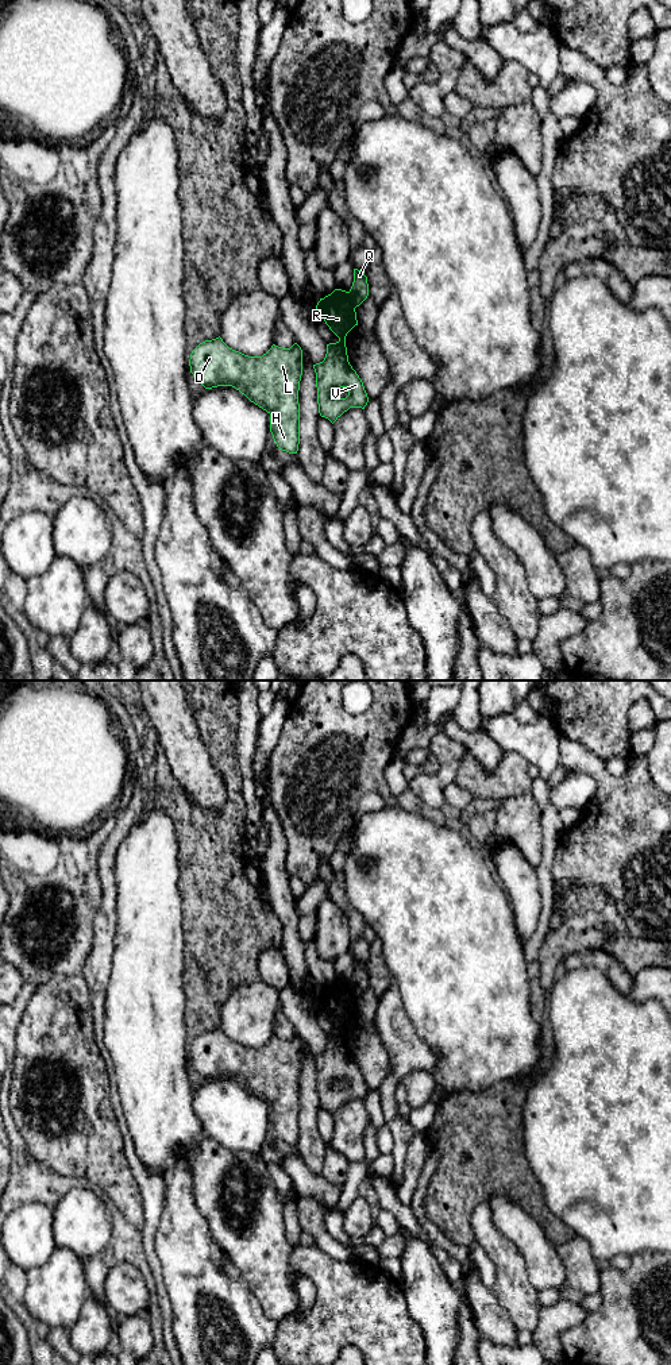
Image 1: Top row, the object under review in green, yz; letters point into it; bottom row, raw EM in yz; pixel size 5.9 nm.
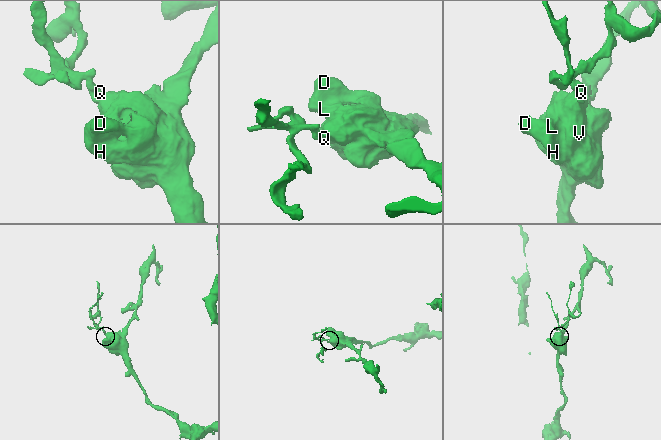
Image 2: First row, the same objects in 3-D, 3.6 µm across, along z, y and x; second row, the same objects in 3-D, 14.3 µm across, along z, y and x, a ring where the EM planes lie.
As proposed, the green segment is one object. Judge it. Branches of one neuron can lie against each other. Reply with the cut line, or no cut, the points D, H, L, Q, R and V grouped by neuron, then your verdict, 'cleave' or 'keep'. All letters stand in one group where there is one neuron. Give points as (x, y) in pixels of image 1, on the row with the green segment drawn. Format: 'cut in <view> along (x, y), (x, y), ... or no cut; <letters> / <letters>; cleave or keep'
cut in yz along (347, 292), (355, 307); D H L R V / Q; cleave

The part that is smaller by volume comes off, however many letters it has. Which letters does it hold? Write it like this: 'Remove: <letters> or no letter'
Remove: Q

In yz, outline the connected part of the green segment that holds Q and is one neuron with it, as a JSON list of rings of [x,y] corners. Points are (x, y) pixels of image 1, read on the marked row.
[[[354,269],[354,282],[348,293],[355,308],[359,306],[367,298],[369,284],[367,277],[363,271]]]

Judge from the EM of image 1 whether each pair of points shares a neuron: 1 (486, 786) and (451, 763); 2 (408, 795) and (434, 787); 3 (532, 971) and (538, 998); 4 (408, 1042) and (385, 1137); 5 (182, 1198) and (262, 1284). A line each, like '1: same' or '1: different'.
1: different
2: different
3: same
4: different
5: different

